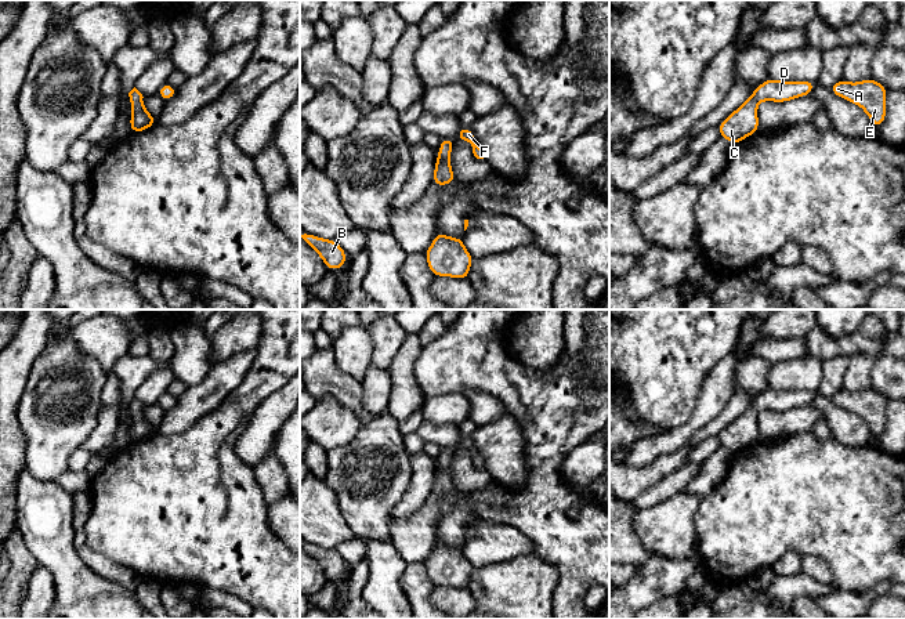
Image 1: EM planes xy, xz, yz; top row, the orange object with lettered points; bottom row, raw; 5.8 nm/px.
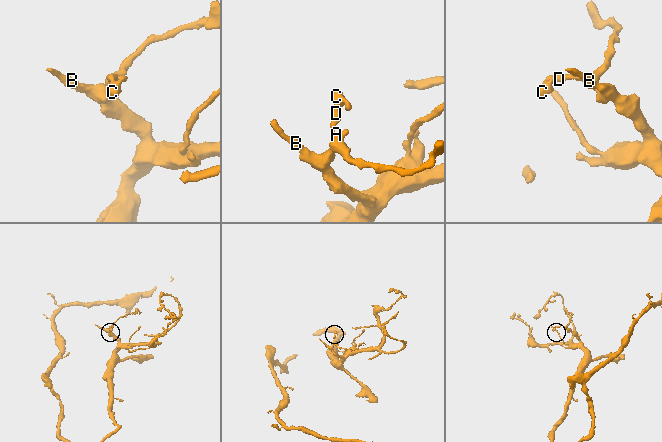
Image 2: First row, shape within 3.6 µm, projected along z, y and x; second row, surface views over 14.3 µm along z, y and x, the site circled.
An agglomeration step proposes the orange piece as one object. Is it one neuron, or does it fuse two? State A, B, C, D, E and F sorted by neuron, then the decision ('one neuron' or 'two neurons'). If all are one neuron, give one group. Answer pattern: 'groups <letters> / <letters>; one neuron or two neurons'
groups A B C D E F; one neuron

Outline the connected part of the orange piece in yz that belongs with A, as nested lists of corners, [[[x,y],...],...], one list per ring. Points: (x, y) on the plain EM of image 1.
[[[844,388],[837,392],[829,395],[830,401],[843,409],[847,409],[864,419],[864,421],[869,426],[873,437],[879,437],[886,430],[886,405],[887,398],[870,388],[850,392]]]

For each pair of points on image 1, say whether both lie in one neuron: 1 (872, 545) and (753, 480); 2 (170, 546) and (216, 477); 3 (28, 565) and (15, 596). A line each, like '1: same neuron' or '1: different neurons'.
1: same neuron
2: same neuron
3: same neuron

